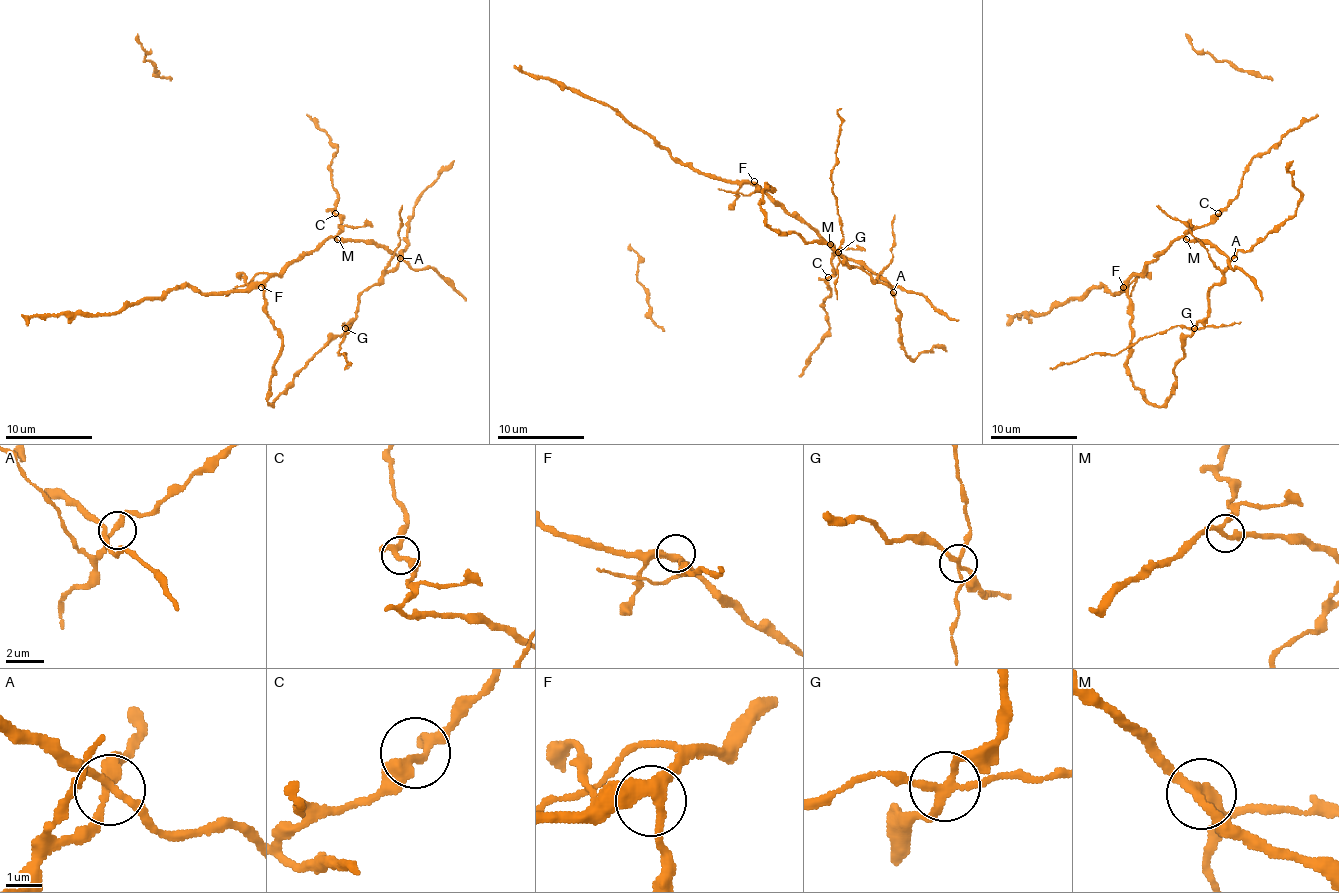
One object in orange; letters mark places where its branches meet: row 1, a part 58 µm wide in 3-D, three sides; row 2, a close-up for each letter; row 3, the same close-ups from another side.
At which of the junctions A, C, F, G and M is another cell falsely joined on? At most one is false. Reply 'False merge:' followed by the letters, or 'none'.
False merge: G

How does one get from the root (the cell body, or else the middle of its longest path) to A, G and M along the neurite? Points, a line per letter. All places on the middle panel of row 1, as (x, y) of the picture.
A: (832, 268), (830, 244), (841, 255), (860, 260), (893, 292)
G: (832, 268), (830, 244), (841, 255), (860, 260), (893, 286), (877, 283), (860, 268), (849, 266), (838, 253)
M: (832, 268), (830, 244)

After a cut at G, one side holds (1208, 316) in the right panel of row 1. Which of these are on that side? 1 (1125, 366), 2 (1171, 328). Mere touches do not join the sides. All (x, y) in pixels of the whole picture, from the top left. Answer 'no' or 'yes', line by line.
1: yes
2: no

